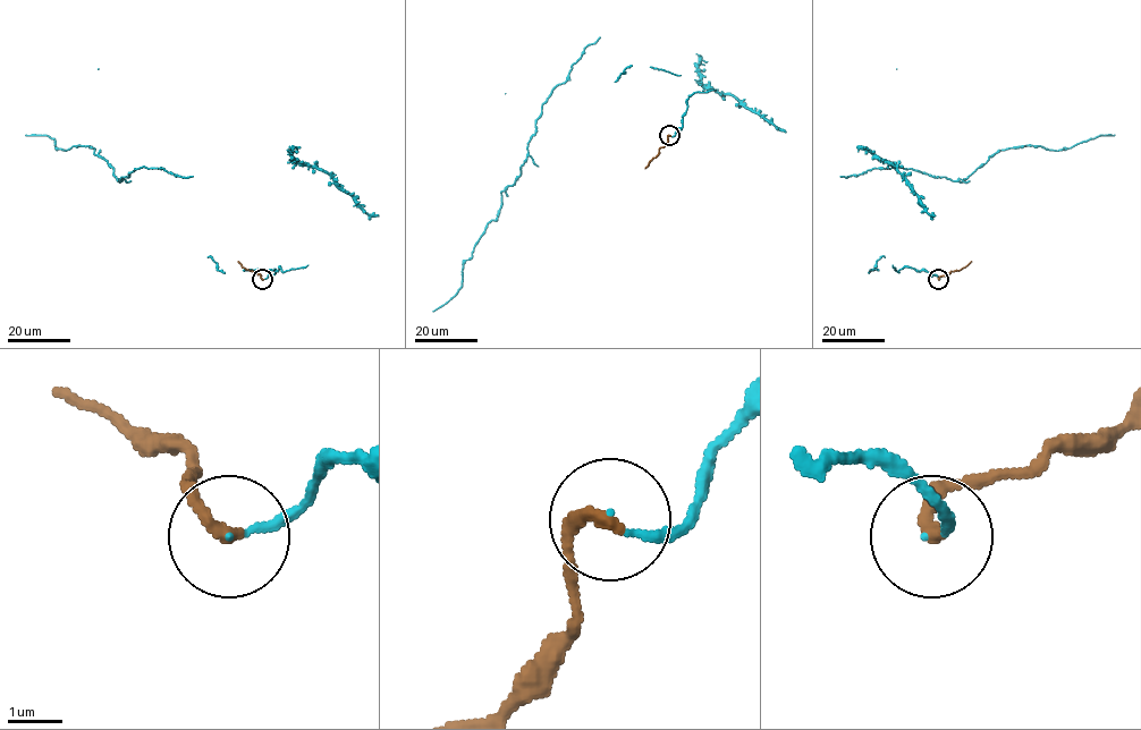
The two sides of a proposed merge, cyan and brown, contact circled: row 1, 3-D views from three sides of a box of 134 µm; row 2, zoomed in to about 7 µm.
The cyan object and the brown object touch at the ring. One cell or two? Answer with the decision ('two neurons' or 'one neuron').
one neuron

